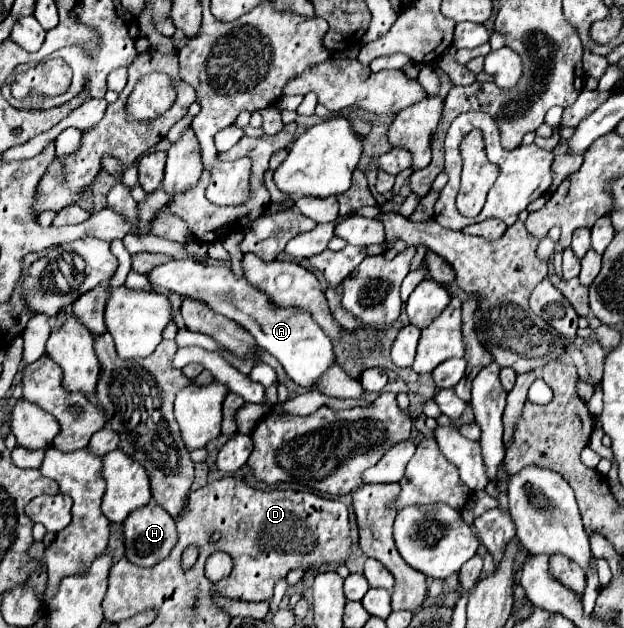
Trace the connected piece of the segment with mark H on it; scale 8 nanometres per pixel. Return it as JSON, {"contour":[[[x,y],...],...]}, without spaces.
{"contour":[[[150,503],[126,519],[124,537],[124,557],[138,567],[152,567],[166,559],[176,545],[176,521],[160,505]]]}

